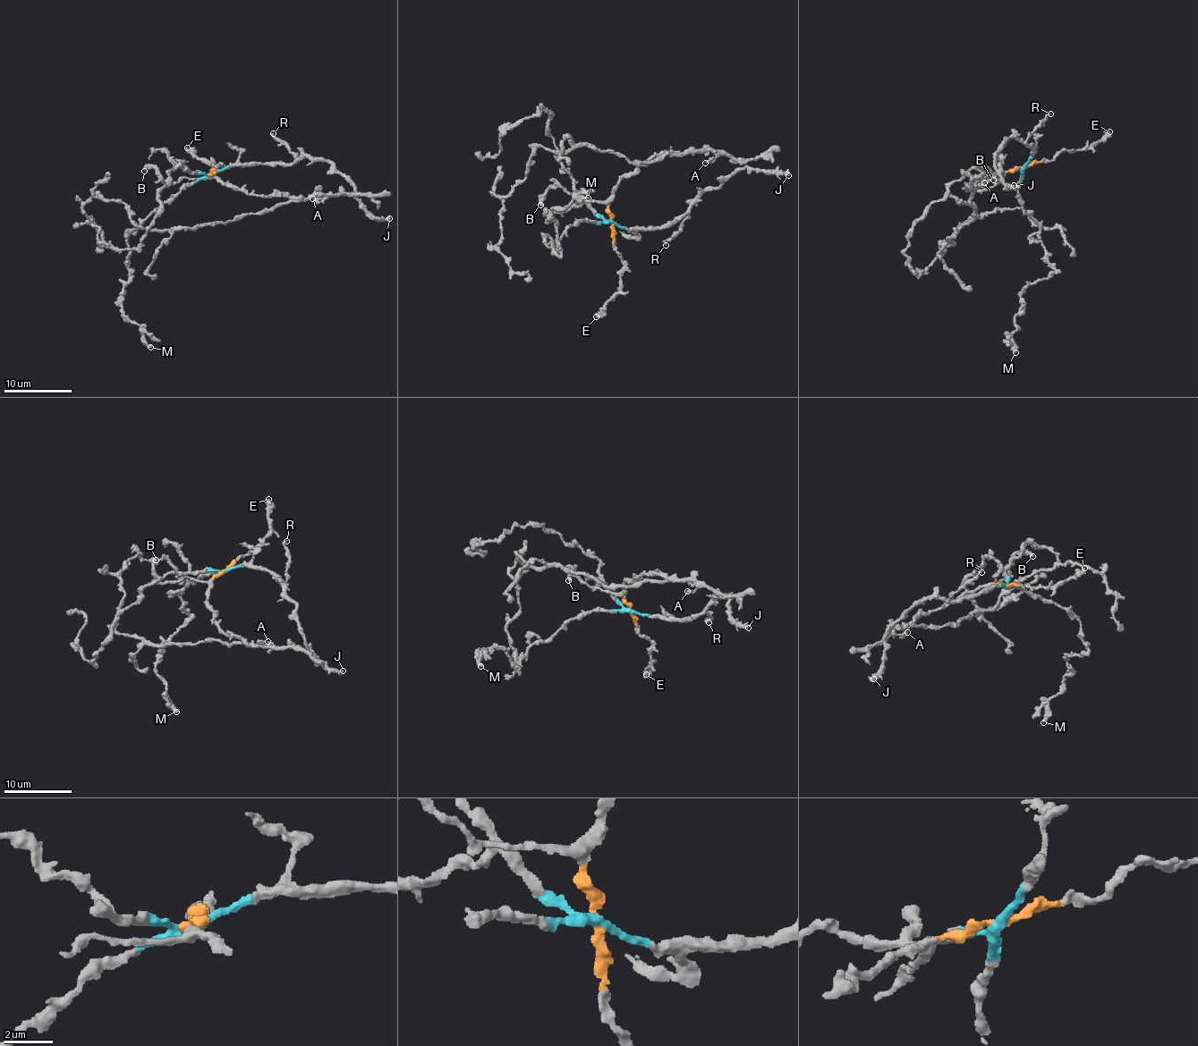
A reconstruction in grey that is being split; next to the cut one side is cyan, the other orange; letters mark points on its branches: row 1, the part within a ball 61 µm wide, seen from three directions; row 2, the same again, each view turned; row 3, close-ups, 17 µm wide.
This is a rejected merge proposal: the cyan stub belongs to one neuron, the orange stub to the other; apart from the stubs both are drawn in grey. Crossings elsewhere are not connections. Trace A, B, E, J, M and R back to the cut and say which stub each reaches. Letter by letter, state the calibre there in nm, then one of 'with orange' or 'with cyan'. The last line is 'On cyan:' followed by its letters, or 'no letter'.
A: 240 nm | with orange
B: 400 nm | with orange
E: 420 nm | with orange
J: 440 nm | with cyan
M: 280 nm | with cyan
R: 190 nm | with cyan
On cyan: J, M, R

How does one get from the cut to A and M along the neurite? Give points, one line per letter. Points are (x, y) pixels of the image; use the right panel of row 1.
A: (1023, 167), (1003, 171), (971, 190), (968, 189), (974, 179), (984, 181)
M: (1023, 167), (1016, 198), (1040, 227), (1046, 261), (1053, 271), (1021, 297), (1022, 310), (1012, 334), (1015, 352)

